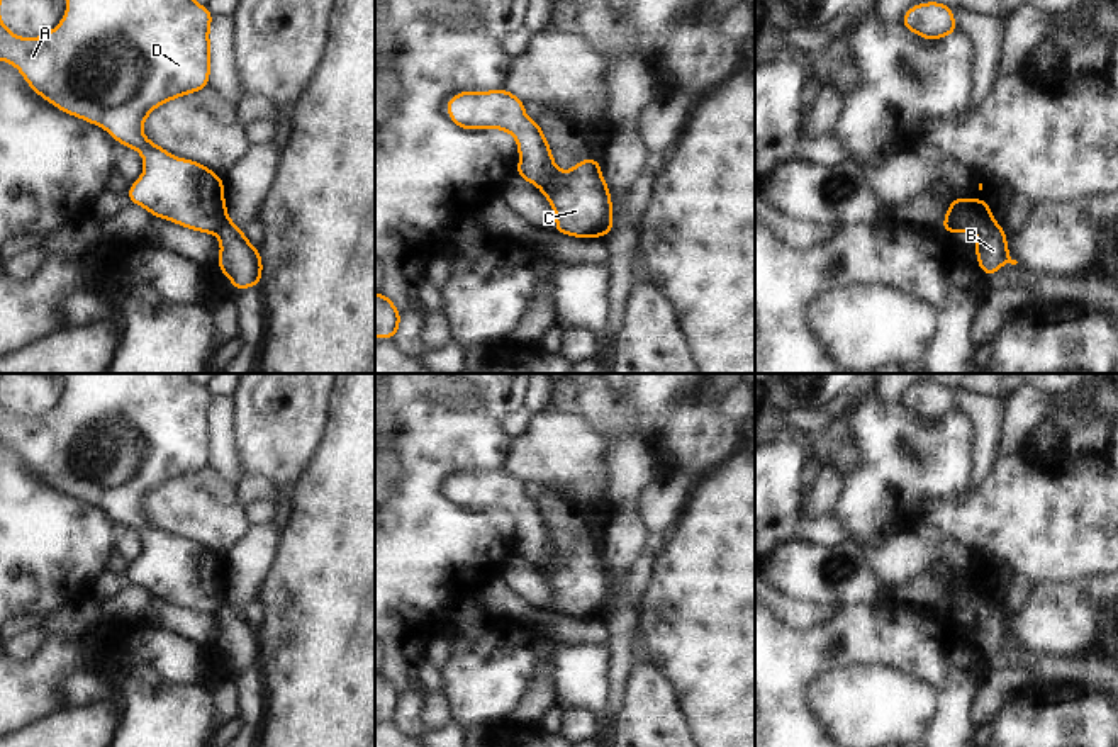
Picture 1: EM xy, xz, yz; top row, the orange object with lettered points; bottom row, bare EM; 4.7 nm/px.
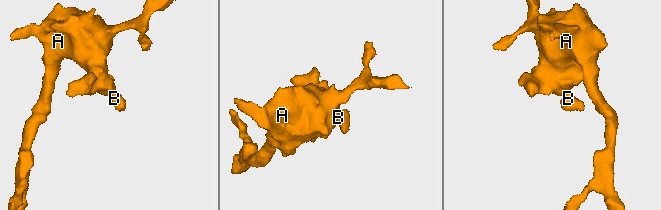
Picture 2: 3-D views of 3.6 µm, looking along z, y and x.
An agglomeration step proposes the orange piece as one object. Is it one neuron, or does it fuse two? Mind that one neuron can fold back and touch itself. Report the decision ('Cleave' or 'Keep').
Cleave.

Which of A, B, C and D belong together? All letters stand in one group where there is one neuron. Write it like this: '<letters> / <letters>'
A C D / B

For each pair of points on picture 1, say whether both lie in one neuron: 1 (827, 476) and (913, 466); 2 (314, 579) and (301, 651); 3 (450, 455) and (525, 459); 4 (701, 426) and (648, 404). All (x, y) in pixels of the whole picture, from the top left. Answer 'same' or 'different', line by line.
1: different
2: same
3: different
4: different

